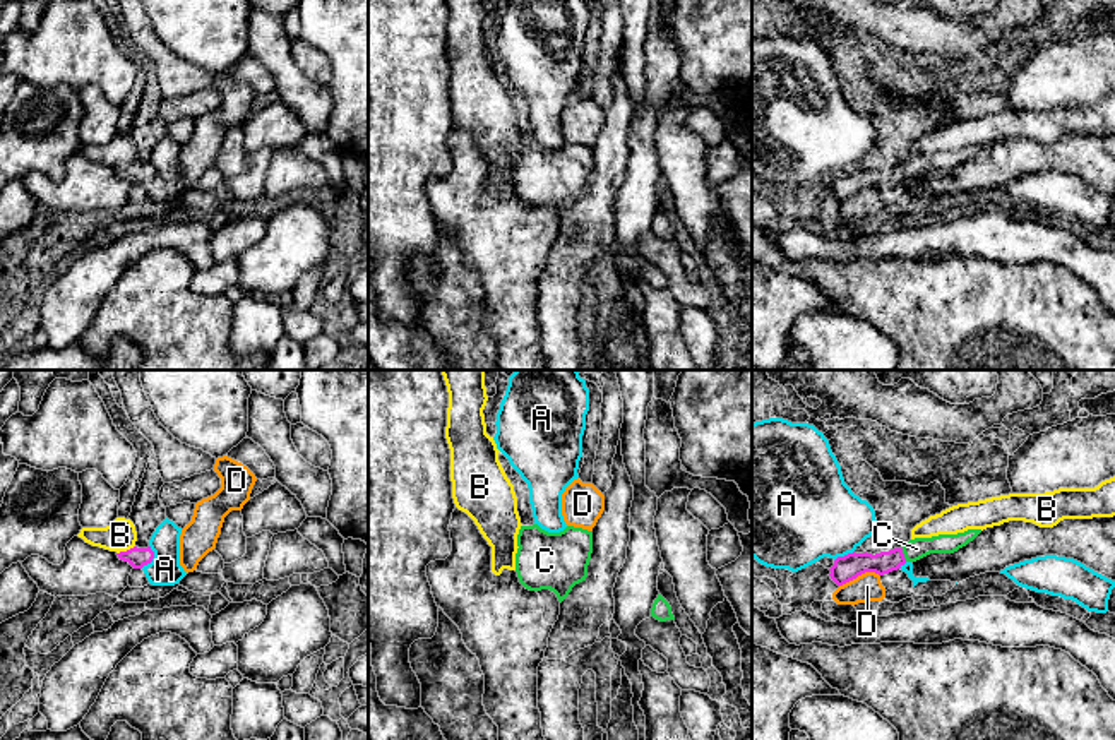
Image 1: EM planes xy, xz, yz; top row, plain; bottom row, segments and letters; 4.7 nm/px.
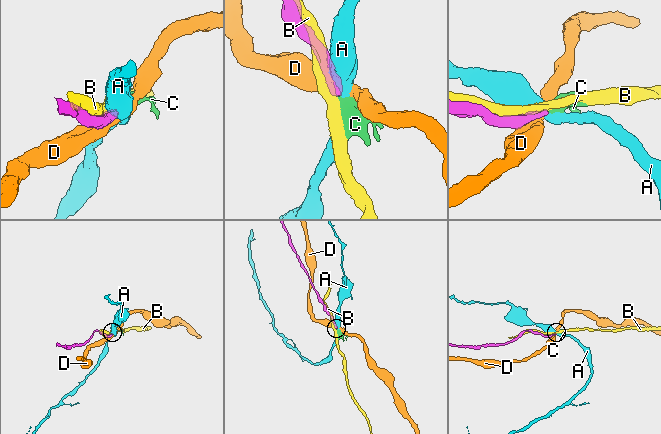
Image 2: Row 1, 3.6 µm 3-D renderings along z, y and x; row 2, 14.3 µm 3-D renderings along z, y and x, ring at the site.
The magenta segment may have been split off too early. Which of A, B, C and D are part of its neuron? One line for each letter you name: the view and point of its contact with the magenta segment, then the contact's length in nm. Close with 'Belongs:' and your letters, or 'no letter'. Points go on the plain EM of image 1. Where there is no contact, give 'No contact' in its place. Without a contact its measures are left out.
C: Touches magenta at yz (903, 172). Shared border 70 nm
Belongs: C

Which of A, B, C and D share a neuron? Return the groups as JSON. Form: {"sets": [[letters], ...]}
{"sets": [["A"], ["B"], ["C"], ["D"]]}

